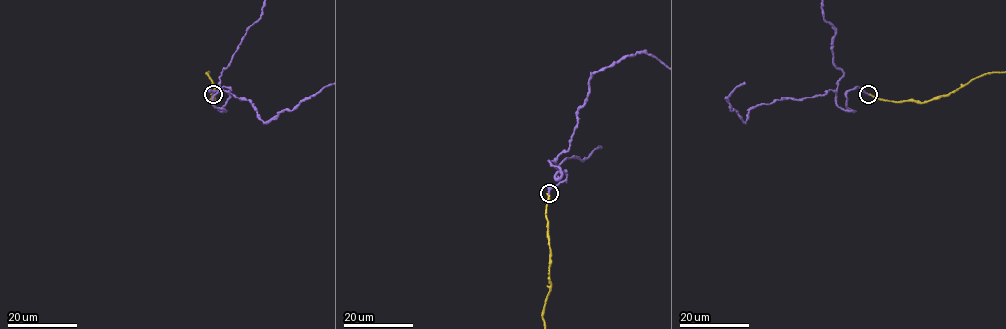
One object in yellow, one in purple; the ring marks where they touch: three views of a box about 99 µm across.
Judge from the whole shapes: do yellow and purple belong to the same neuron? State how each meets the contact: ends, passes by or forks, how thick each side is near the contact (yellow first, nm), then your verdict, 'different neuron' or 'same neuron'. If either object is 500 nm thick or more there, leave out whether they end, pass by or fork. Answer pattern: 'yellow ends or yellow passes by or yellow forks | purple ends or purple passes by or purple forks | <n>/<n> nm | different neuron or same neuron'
yellow ends | purple ends | 340/280 nm | same neuron

